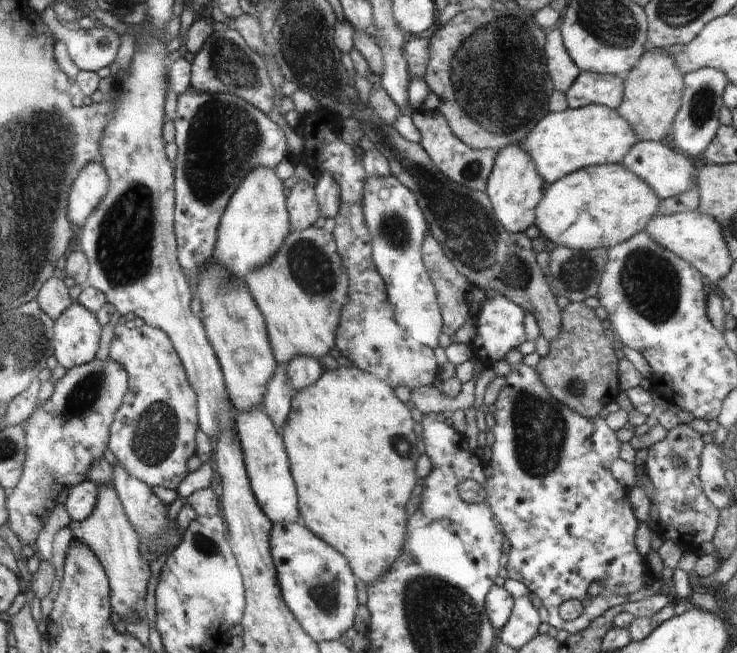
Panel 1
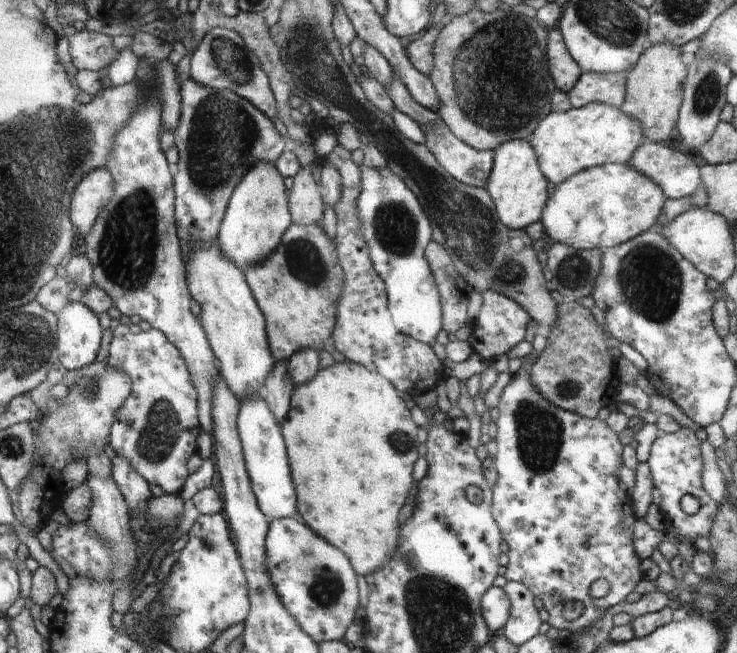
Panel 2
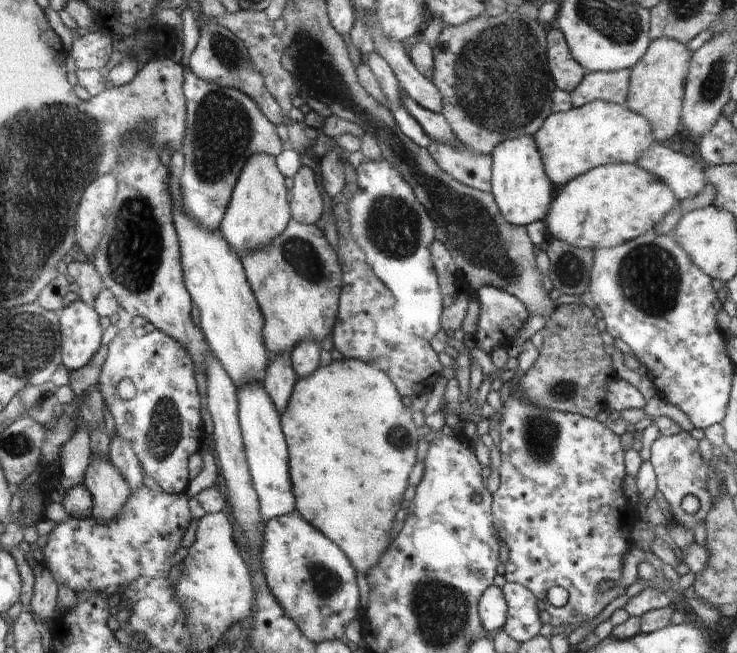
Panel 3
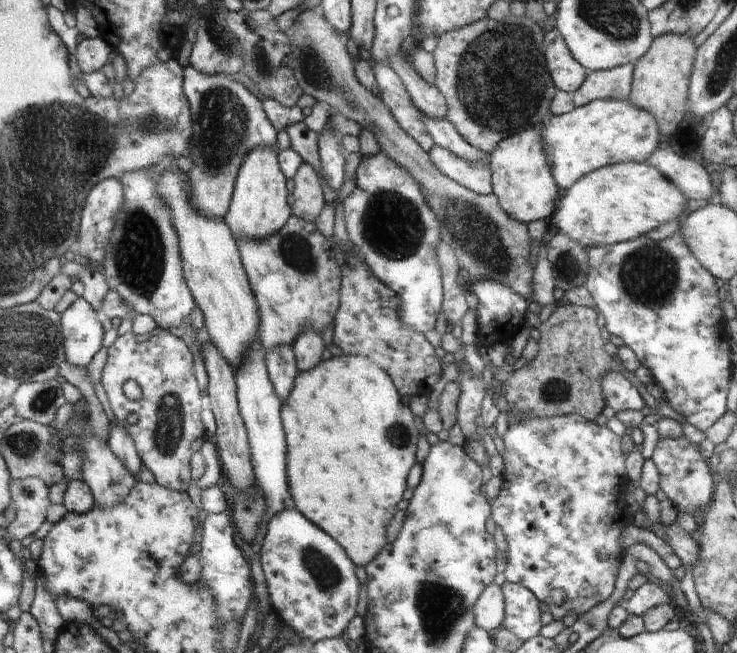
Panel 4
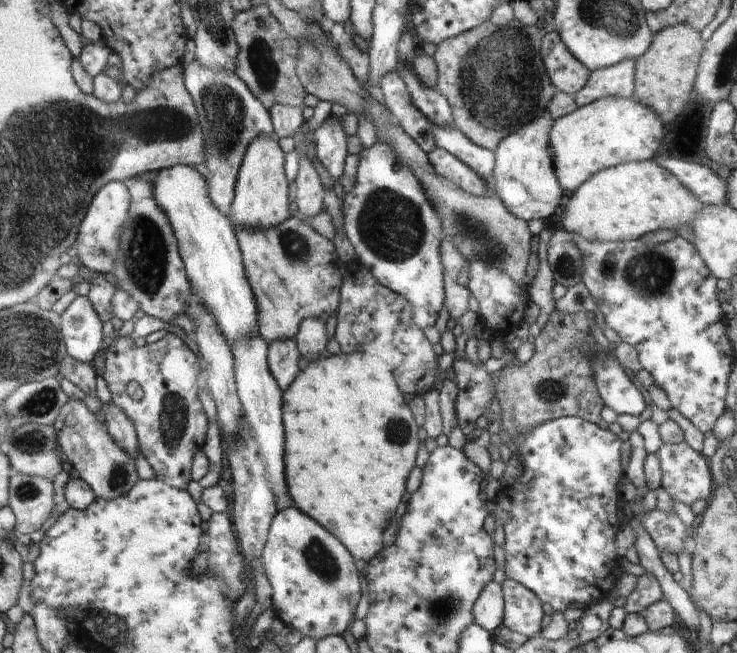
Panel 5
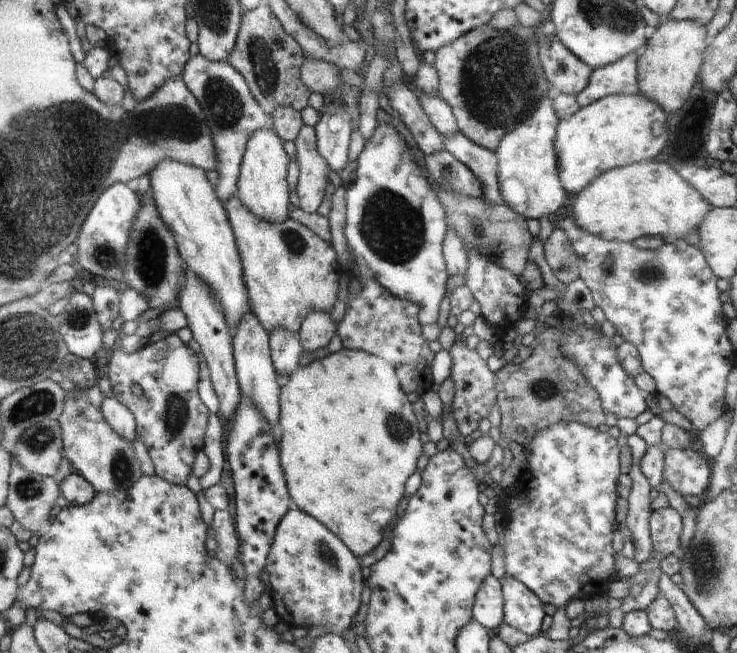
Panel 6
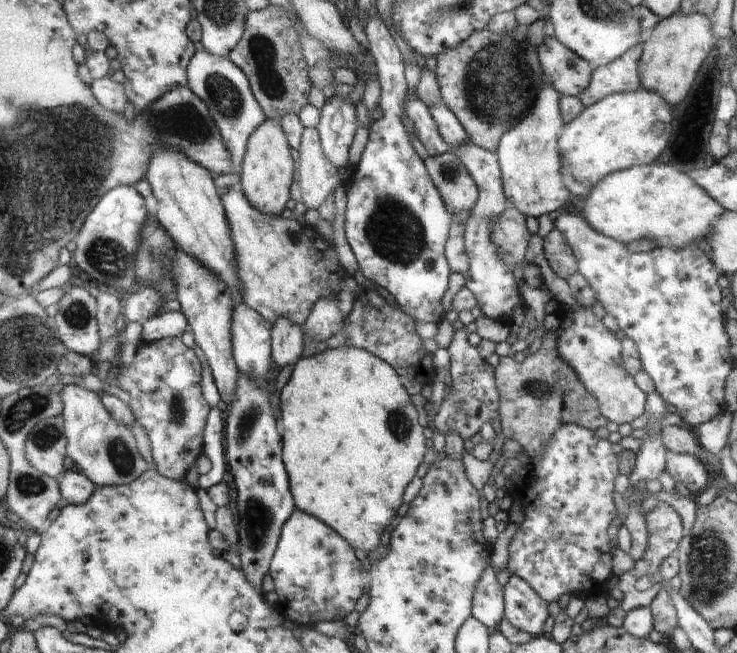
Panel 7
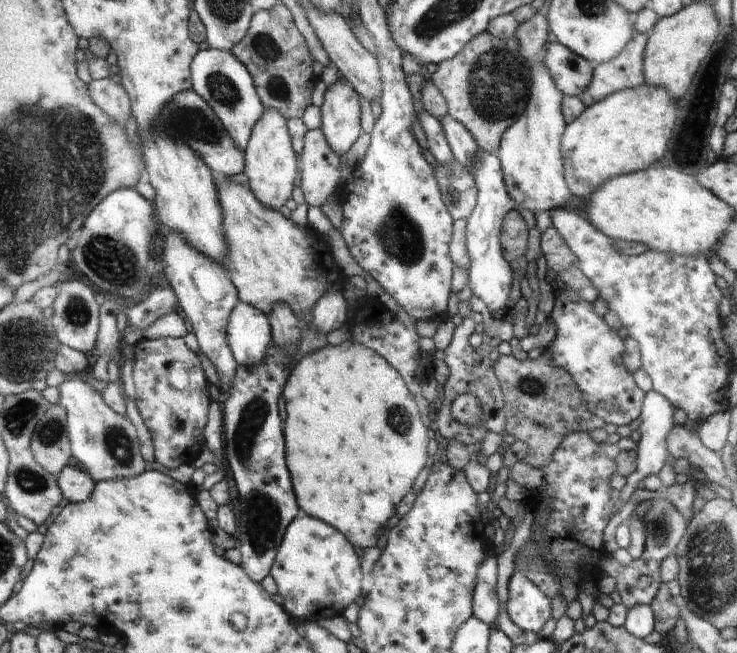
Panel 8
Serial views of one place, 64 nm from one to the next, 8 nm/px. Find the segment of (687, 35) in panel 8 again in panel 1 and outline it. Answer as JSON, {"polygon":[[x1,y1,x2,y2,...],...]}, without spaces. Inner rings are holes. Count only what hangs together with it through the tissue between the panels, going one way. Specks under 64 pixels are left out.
{"polygon":[[660,49,648,50,624,79,624,100,616,109,636,131,638,140,661,141,673,134,673,122,684,100,684,74,674,57]]}

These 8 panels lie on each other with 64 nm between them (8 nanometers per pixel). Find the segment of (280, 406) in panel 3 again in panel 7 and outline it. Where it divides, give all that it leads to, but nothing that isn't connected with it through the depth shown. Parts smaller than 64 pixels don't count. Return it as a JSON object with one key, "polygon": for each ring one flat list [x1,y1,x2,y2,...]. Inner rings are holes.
{"polygon":[[280,317,272,324,272,358,278,368,296,365,304,347,302,326,288,317]]}

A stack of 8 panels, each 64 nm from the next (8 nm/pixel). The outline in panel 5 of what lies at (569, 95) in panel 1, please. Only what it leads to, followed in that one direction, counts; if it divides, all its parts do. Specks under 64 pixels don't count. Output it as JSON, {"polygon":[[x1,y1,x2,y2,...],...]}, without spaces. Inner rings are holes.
{"polygon":[[626,59,617,65,591,72,584,89,574,94,578,107,604,97,630,98,636,88,636,60]]}

